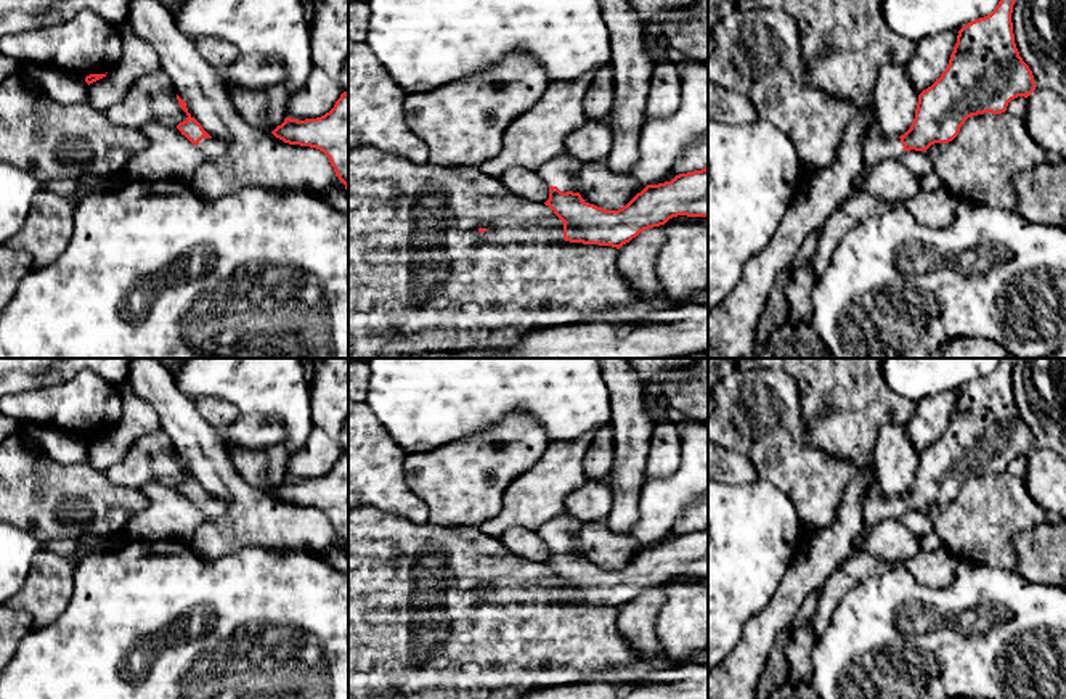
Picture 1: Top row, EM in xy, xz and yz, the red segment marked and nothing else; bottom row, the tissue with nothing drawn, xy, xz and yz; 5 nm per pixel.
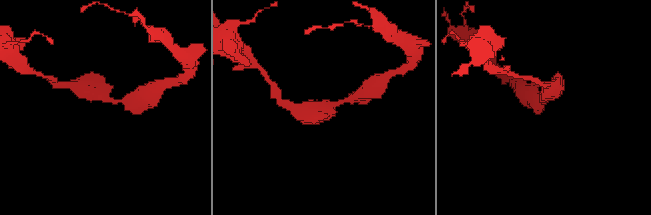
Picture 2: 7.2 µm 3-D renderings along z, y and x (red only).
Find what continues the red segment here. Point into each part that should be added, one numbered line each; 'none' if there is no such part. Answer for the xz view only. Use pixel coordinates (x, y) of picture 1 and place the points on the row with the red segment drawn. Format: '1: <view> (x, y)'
1: xz (561, 172)

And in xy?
1: xy (212, 148)

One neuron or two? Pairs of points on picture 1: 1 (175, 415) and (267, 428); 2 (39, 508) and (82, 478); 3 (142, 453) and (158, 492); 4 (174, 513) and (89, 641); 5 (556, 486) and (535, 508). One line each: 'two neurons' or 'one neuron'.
1: two neurons
2: one neuron
3: two neurons
4: two neurons
5: one neuron

